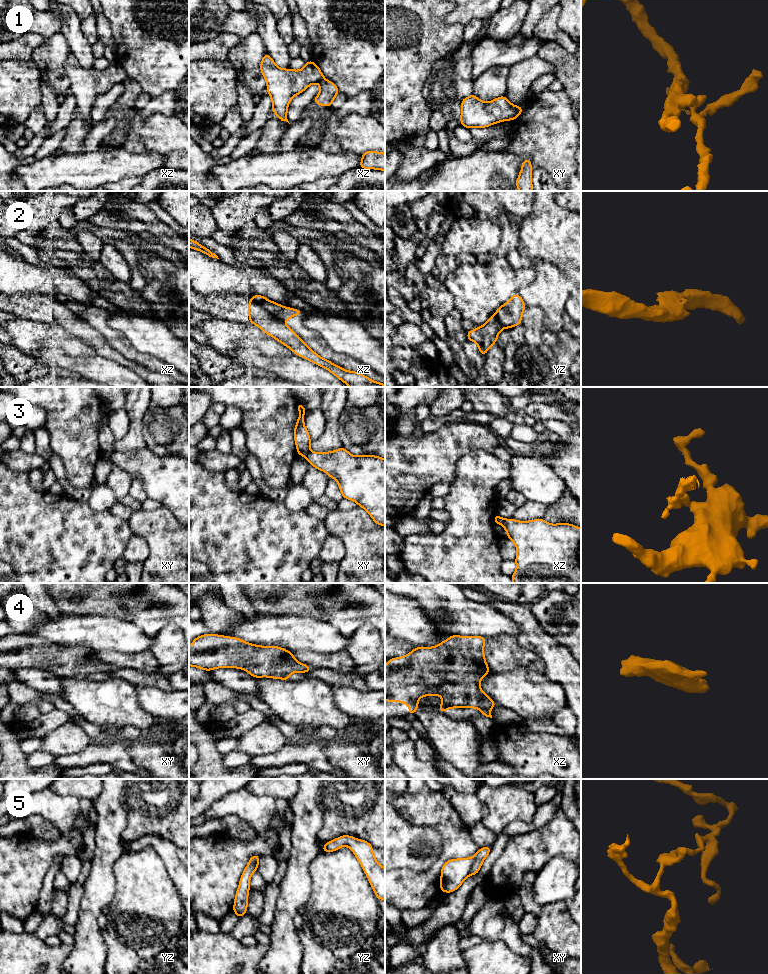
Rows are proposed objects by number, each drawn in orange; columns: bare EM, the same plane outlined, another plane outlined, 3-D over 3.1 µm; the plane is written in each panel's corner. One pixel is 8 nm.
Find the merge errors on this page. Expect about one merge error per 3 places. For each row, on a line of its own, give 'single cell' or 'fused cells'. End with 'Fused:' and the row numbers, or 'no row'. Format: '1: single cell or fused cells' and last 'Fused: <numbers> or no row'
1: fused cells
2: fused cells
3: fused cells
4: single cell
5: fused cells
Fused: 1, 2, 3, 5

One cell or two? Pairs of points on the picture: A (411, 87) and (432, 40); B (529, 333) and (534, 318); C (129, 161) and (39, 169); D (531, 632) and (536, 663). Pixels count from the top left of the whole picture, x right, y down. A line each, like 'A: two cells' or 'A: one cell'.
A: one cell
B: one cell
C: one cell
D: two cells

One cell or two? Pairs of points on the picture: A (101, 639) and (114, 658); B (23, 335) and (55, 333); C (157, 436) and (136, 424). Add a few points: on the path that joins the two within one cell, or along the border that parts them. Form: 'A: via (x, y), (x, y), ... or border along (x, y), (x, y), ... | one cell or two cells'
A: border along (96, 652), (111, 650), (132, 654) | two cells
B: via (31, 335), (47, 334) | one cell
C: border along (149, 407), (143, 417), (143, 439), (146, 446) | two cells

